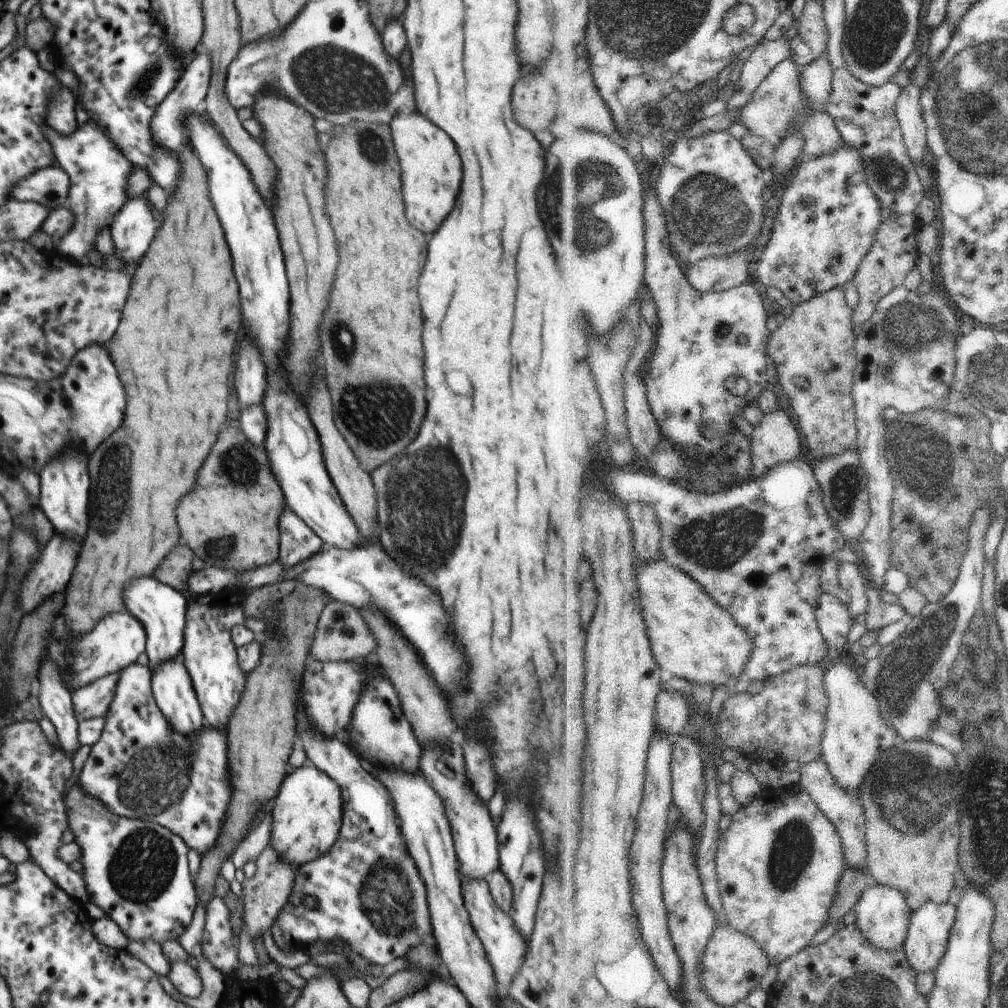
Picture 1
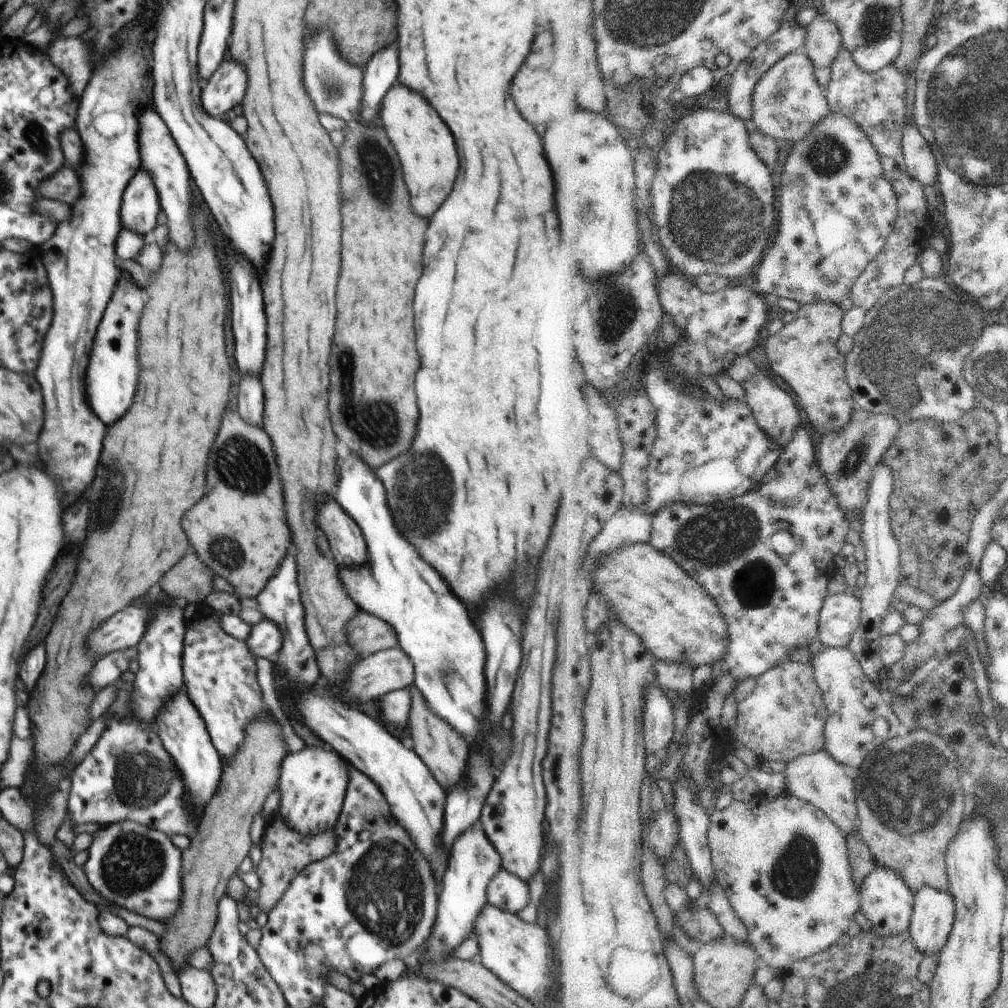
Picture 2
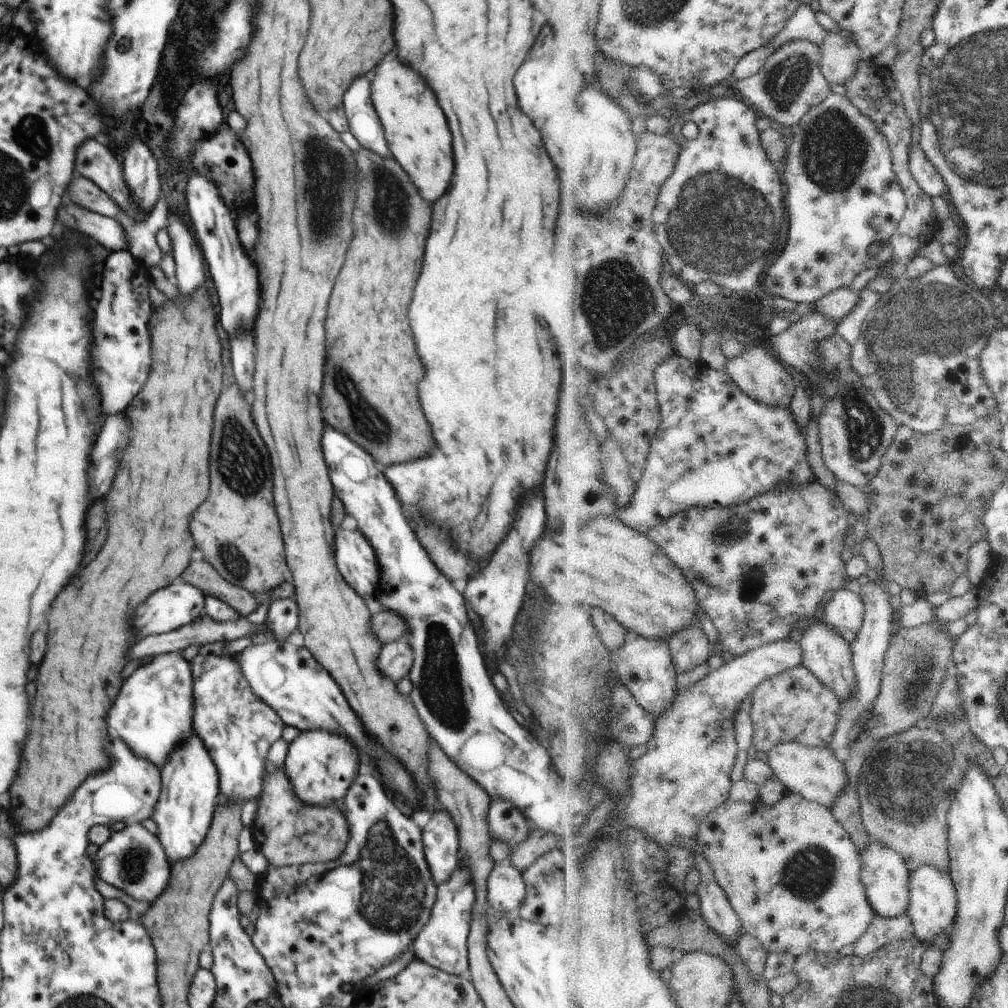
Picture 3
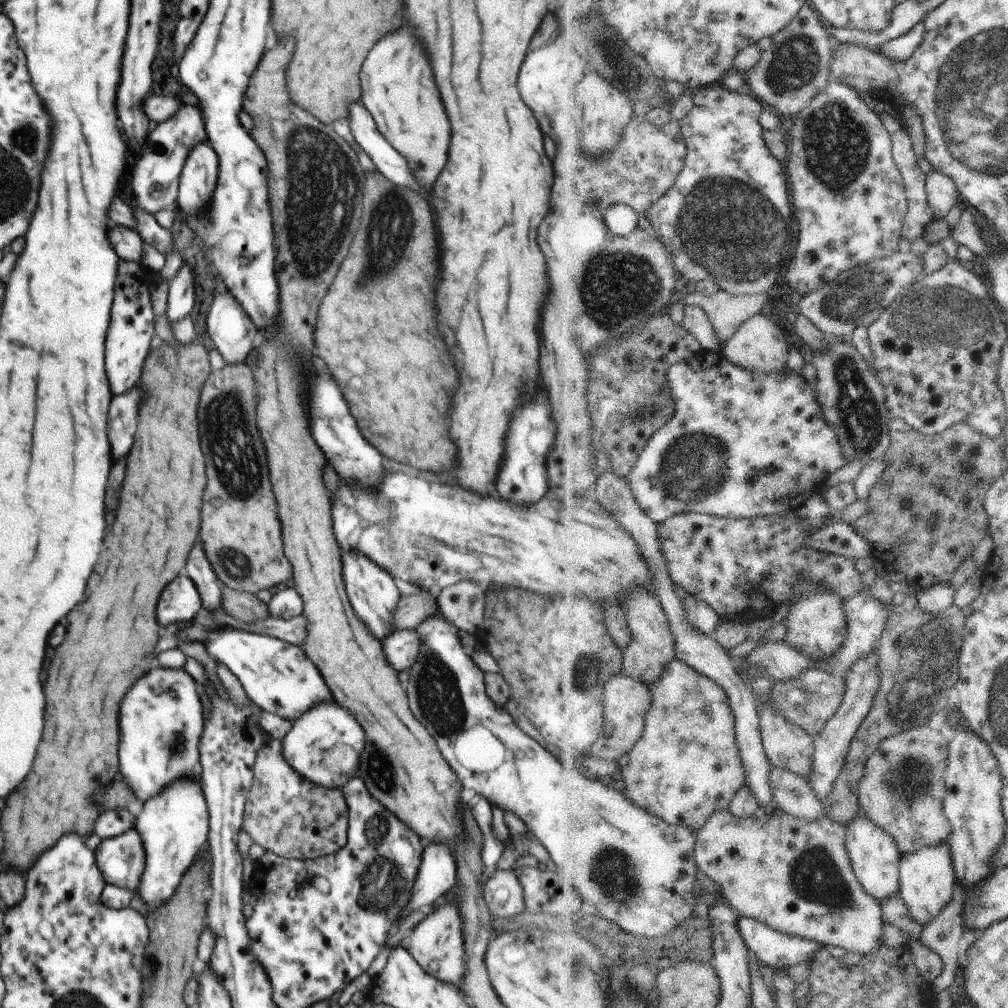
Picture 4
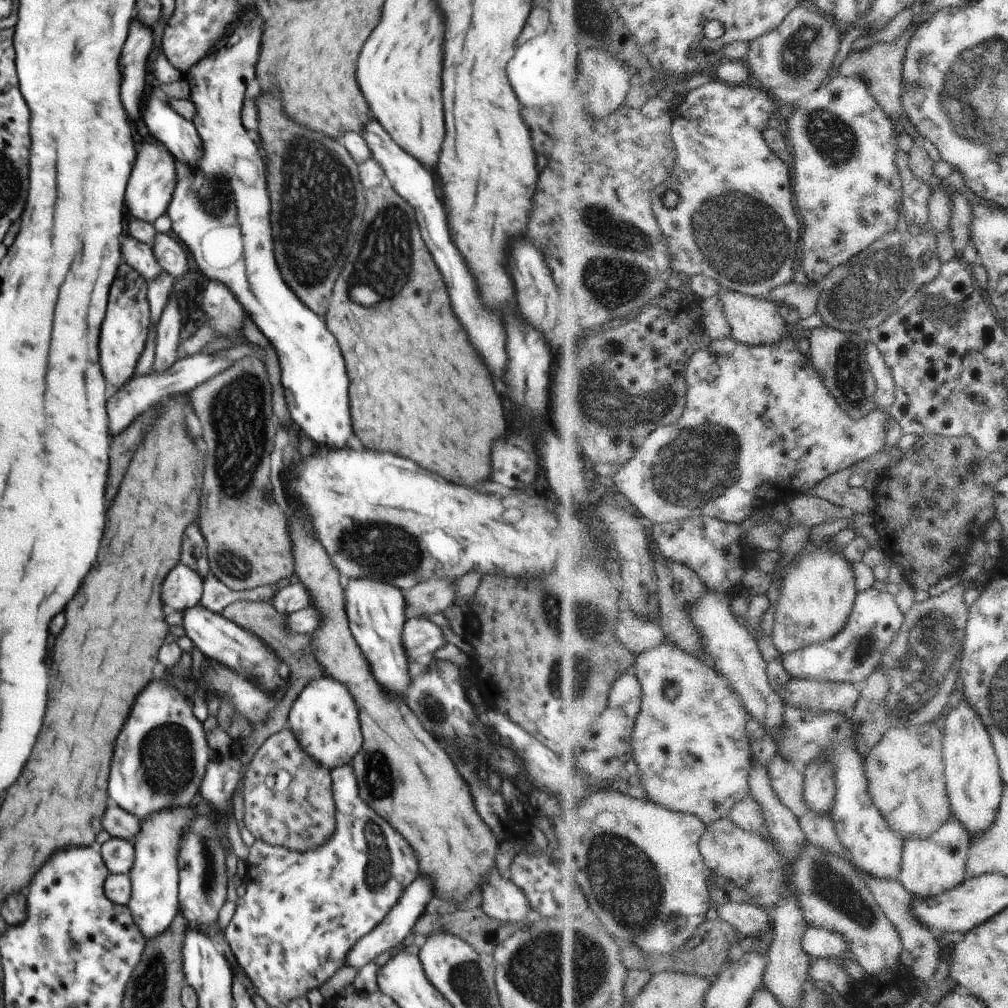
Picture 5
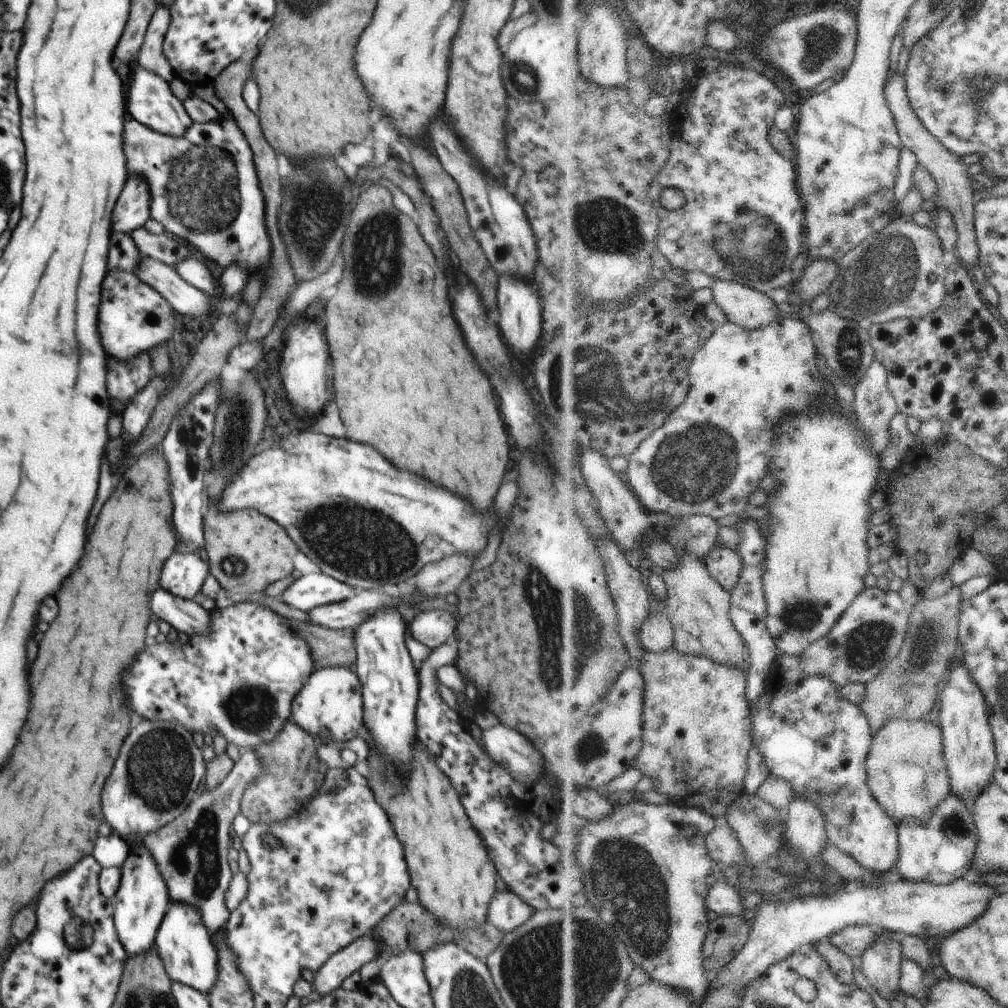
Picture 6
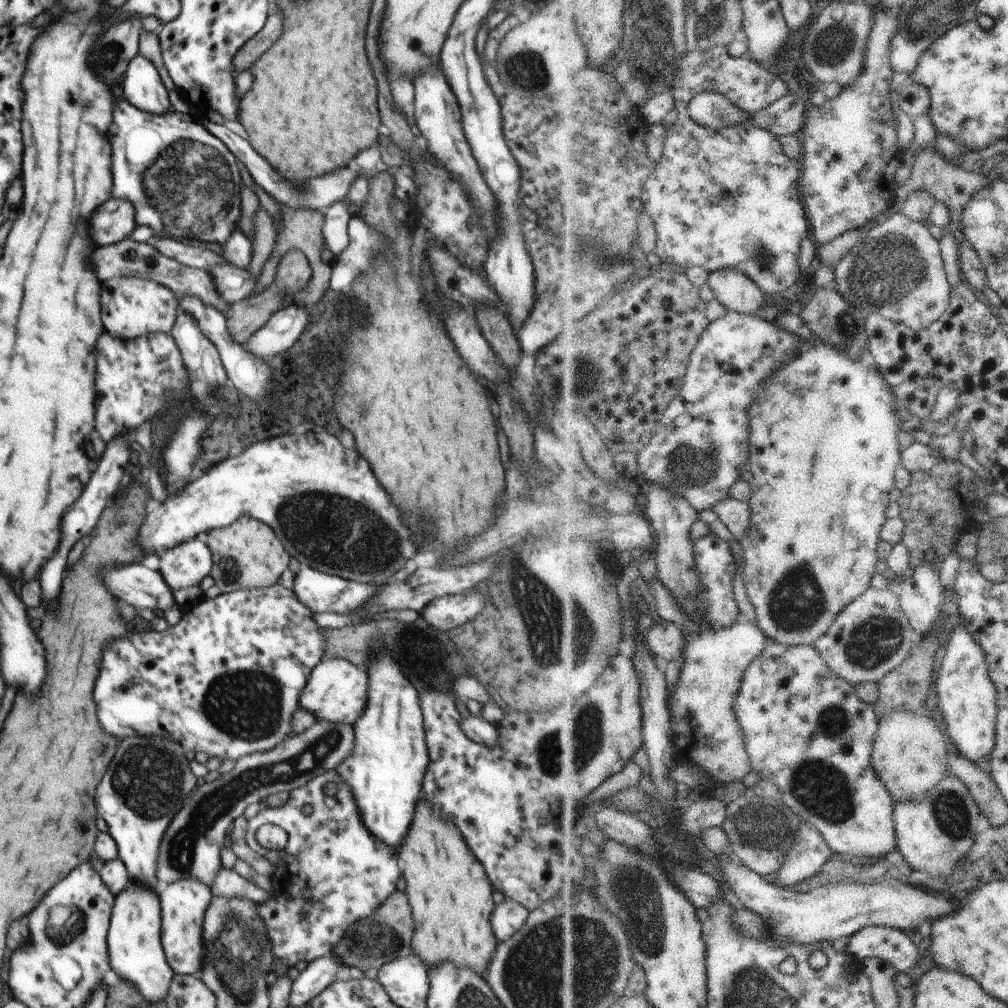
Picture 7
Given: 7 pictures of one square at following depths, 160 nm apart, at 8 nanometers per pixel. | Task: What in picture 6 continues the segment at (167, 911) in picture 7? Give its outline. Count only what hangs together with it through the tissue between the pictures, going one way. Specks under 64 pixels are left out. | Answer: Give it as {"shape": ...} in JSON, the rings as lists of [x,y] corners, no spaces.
{"shape":[[[172,901],[156,934],[155,947],[166,974],[173,981],[192,986],[206,995],[212,990],[218,974],[217,950],[198,908]]]}

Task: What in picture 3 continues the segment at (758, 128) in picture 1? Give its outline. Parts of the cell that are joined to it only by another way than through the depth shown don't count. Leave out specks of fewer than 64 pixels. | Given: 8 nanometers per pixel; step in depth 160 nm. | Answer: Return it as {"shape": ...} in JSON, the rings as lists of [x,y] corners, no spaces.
{"shape":[[[797,40],[773,54],[756,76],[736,83],[735,87],[744,101],[755,107],[761,116],[768,116],[770,120],[797,129],[806,115],[832,96],[834,86],[822,70],[822,59],[819,44],[811,40]]]}

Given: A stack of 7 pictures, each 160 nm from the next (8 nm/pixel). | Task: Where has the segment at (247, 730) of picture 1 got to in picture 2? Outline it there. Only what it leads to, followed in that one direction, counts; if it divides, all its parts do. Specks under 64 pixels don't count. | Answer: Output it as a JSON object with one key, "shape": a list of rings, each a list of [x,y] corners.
{"shape":[[[272,714],[254,719],[246,728],[246,736],[242,746],[238,748],[238,752],[230,758],[224,760],[224,772],[222,772],[222,780],[218,784],[218,790],[214,794],[214,800],[208,802],[206,810],[204,810],[204,818],[202,824],[198,826],[197,831],[190,838],[189,847],[183,850],[181,854],[181,877],[183,884],[182,910],[176,915],[163,921],[168,929],[166,934],[159,937],[161,949],[163,953],[173,962],[175,972],[182,967],[187,967],[189,961],[187,956],[200,947],[207,946],[207,940],[210,938],[217,920],[217,904],[218,901],[227,894],[226,886],[229,880],[237,873],[238,866],[243,858],[246,858],[251,847],[250,826],[254,822],[254,818],[261,814],[263,804],[266,802],[270,792],[277,790],[276,782],[278,782],[278,774],[280,774],[280,764],[286,756],[286,744],[282,740],[282,728],[280,724],[274,720]]]}

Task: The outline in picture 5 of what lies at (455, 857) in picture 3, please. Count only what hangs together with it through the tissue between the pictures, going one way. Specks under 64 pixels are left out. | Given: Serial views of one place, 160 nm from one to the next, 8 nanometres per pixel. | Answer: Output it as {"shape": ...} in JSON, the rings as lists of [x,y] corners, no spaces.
{"shape":[[[420,874],[414,882],[411,882],[405,888],[402,896],[392,907],[392,910],[385,916],[385,919],[352,947],[352,950],[347,956],[346,966],[355,966],[360,970],[363,966],[372,962],[374,958],[380,956],[382,952],[398,946],[412,932],[417,920],[424,914],[426,904],[435,895],[435,888],[432,888],[432,880]]]}

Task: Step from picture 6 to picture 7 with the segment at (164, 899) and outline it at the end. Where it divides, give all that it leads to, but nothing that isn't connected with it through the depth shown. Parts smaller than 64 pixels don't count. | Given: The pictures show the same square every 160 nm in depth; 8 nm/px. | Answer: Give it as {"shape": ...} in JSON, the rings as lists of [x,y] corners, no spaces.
{"shape":[[[130,882],[115,897],[107,933],[110,967],[118,977],[130,982],[146,1002],[165,1000],[170,990],[173,971],[168,966],[161,942],[161,910],[157,892],[140,882]]]}

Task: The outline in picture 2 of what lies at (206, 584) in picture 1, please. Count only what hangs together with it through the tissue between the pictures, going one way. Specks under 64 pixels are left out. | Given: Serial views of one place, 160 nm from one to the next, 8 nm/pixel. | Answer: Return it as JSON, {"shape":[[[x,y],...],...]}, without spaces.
{"shape":[[[350,456],[338,460],[338,504],[354,518],[360,526],[368,556],[366,562],[354,568],[340,568],[340,582],[350,594],[352,602],[362,610],[388,622],[398,634],[402,650],[414,662],[416,688],[422,693],[426,704],[436,716],[442,716],[468,744],[484,740],[488,726],[484,720],[484,642],[476,624],[472,622],[466,606],[450,592],[442,576],[426,564],[412,544],[396,530],[392,522],[385,488],[374,470],[366,472],[360,458]]]}

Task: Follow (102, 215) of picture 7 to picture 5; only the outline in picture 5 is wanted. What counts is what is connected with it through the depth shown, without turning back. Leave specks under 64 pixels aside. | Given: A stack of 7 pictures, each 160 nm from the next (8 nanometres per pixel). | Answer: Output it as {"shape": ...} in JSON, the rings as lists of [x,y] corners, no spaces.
{"shape":[[[146,136],[138,150],[136,164],[132,168],[132,176],[126,188],[126,206],[130,210],[130,216],[155,224],[155,220],[167,212],[176,183],[174,156],[166,152],[164,144],[158,142],[154,136]]]}

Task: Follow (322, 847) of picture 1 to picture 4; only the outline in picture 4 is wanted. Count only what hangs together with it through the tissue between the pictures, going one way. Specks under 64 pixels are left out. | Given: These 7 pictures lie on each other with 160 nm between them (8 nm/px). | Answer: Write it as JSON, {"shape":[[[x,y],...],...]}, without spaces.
{"shape":[[[328,702],[314,706],[292,723],[290,732],[281,740],[285,761],[316,787],[340,789],[358,772],[360,752],[366,734],[362,726],[342,706]]]}

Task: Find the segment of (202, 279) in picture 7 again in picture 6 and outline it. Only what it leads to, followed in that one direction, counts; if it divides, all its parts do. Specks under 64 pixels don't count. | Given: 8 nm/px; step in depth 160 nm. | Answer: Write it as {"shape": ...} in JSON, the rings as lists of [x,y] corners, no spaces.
{"shape":[[[114,232],[110,238],[110,270],[126,271],[134,273],[142,254],[128,233]]]}

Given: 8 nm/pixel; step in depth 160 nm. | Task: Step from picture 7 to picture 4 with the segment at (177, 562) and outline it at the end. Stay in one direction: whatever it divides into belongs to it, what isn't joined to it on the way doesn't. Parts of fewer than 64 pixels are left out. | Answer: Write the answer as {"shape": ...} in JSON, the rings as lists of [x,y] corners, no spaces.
{"shape":[[[176,578],[160,596],[158,624],[178,624],[191,621],[203,607],[202,599],[190,578]]]}

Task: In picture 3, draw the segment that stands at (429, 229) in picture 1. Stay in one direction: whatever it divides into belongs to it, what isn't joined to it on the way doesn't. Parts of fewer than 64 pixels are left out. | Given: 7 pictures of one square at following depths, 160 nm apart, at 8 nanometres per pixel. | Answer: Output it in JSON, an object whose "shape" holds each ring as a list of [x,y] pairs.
{"shape":[[[398,58],[382,62],[372,78],[372,102],[386,132],[389,152],[406,171],[426,202],[436,202],[448,188],[454,172],[452,136],[448,122],[422,78],[406,68]]]}

